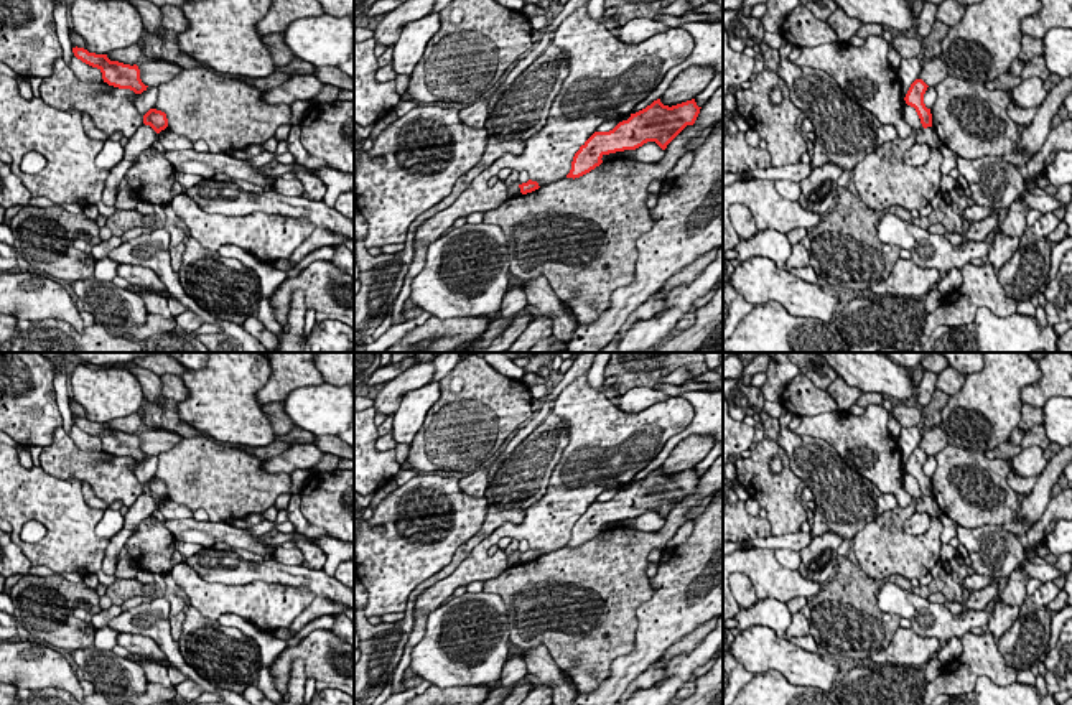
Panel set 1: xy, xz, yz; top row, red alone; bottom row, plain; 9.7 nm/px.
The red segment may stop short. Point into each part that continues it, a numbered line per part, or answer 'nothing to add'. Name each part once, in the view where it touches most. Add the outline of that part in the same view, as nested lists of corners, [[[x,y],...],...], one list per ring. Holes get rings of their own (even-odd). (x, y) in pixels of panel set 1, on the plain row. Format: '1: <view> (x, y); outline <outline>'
nothing to add

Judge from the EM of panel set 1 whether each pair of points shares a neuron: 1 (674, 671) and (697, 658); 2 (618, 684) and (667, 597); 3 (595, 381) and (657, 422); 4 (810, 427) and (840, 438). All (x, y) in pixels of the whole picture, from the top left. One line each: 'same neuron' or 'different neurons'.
1: same neuron
2: same neuron
3: different neurons
4: same neuron

